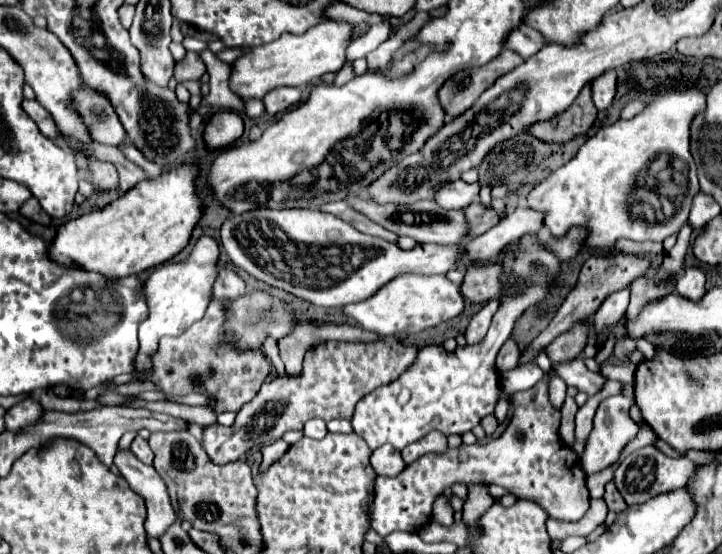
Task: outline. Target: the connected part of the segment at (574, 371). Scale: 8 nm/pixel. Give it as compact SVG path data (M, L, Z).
M582 355L576 357L576 359L564 361L564 363L552 363L552 371L554 371L558 377L562 377L568 385L578 387L578 391L584 391L586 395L594 395L596 391L600 391L602 385L604 385L604 381L606 381L602 375L592 373L592 371L584 365Z

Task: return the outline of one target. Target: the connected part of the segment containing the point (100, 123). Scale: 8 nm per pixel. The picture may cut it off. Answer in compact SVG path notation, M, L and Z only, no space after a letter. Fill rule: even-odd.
M84 85L80 91L74 93L74 99L76 99L74 107L84 117L84 123L88 125L94 141L106 145L120 145L124 141L126 131L104 95Z

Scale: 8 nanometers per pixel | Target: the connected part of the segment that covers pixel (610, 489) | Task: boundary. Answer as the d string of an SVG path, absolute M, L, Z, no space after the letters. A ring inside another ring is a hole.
M614 481L606 483L604 501L606 501L606 505L608 505L608 509L610 509L610 511L616 511L616 513L620 513L622 509L626 509L626 501L624 501L624 499L622 499L622 495L618 493L618 489L616 489Z

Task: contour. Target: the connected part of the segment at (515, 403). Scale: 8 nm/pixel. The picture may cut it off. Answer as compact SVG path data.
M544 375L532 389L510 397L512 417L498 439L474 445L462 443L460 447L448 447L444 453L426 453L396 477L376 477L376 497L370 509L372 529L382 537L392 531L418 533L432 519L434 501L454 483L500 485L518 499L538 503L552 519L580 521L590 507L586 473L580 469L580 457L574 449L560 441L560 409L548 399L548 381L550 377Z

